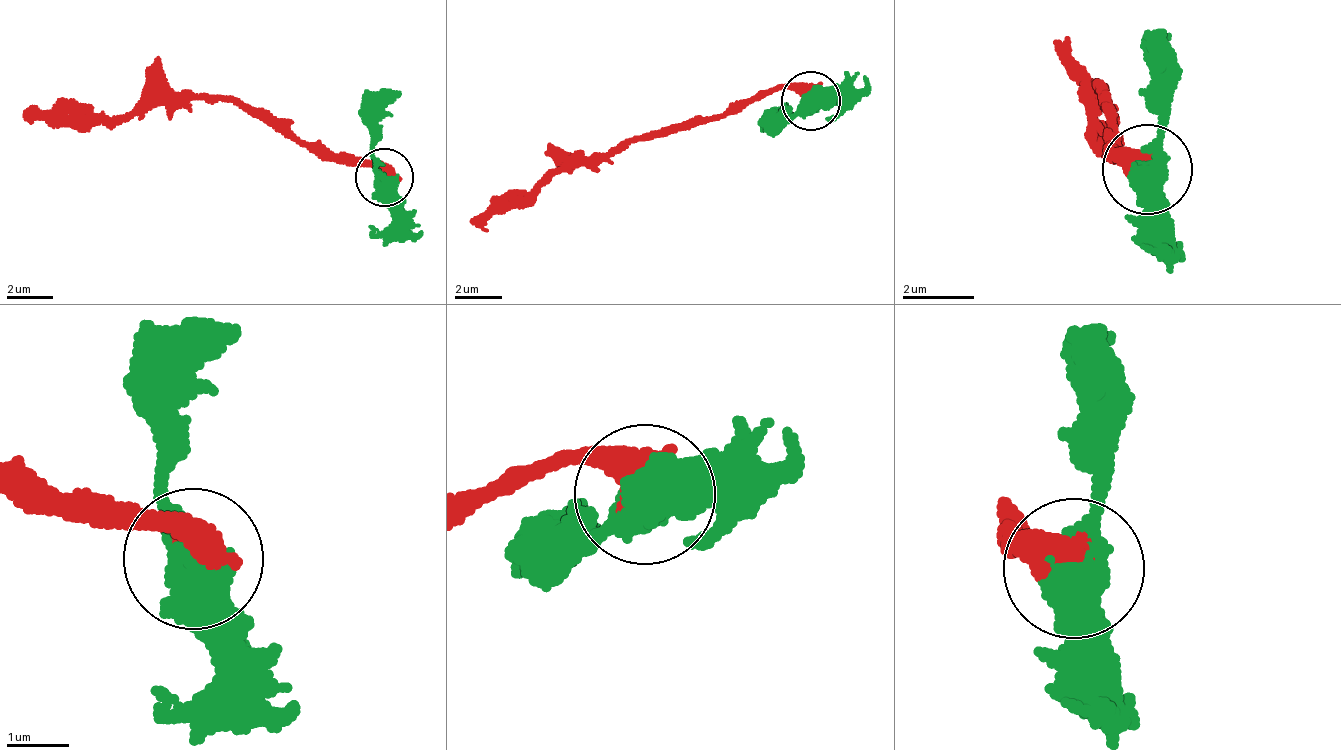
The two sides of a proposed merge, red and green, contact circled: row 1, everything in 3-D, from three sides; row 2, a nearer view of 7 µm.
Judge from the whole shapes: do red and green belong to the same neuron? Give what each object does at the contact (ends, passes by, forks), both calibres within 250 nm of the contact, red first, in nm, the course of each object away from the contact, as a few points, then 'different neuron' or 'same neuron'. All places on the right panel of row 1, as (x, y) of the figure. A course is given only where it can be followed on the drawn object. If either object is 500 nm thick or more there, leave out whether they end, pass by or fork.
550/550 nm | red via (1148, 167), (1125, 150), (1102, 157), (1112, 117), (1095, 88), (1080, 97), (1086, 131), (1113, 150) | green via (1148, 167), (1161, 80), (1144, 29) | same neuron

